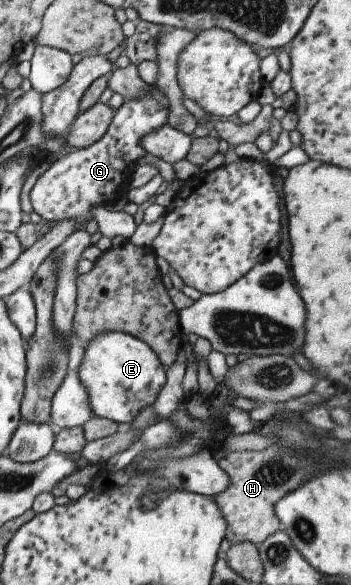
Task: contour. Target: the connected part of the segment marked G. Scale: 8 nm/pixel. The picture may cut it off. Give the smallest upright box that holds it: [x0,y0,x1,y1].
[28,81,168,229]

